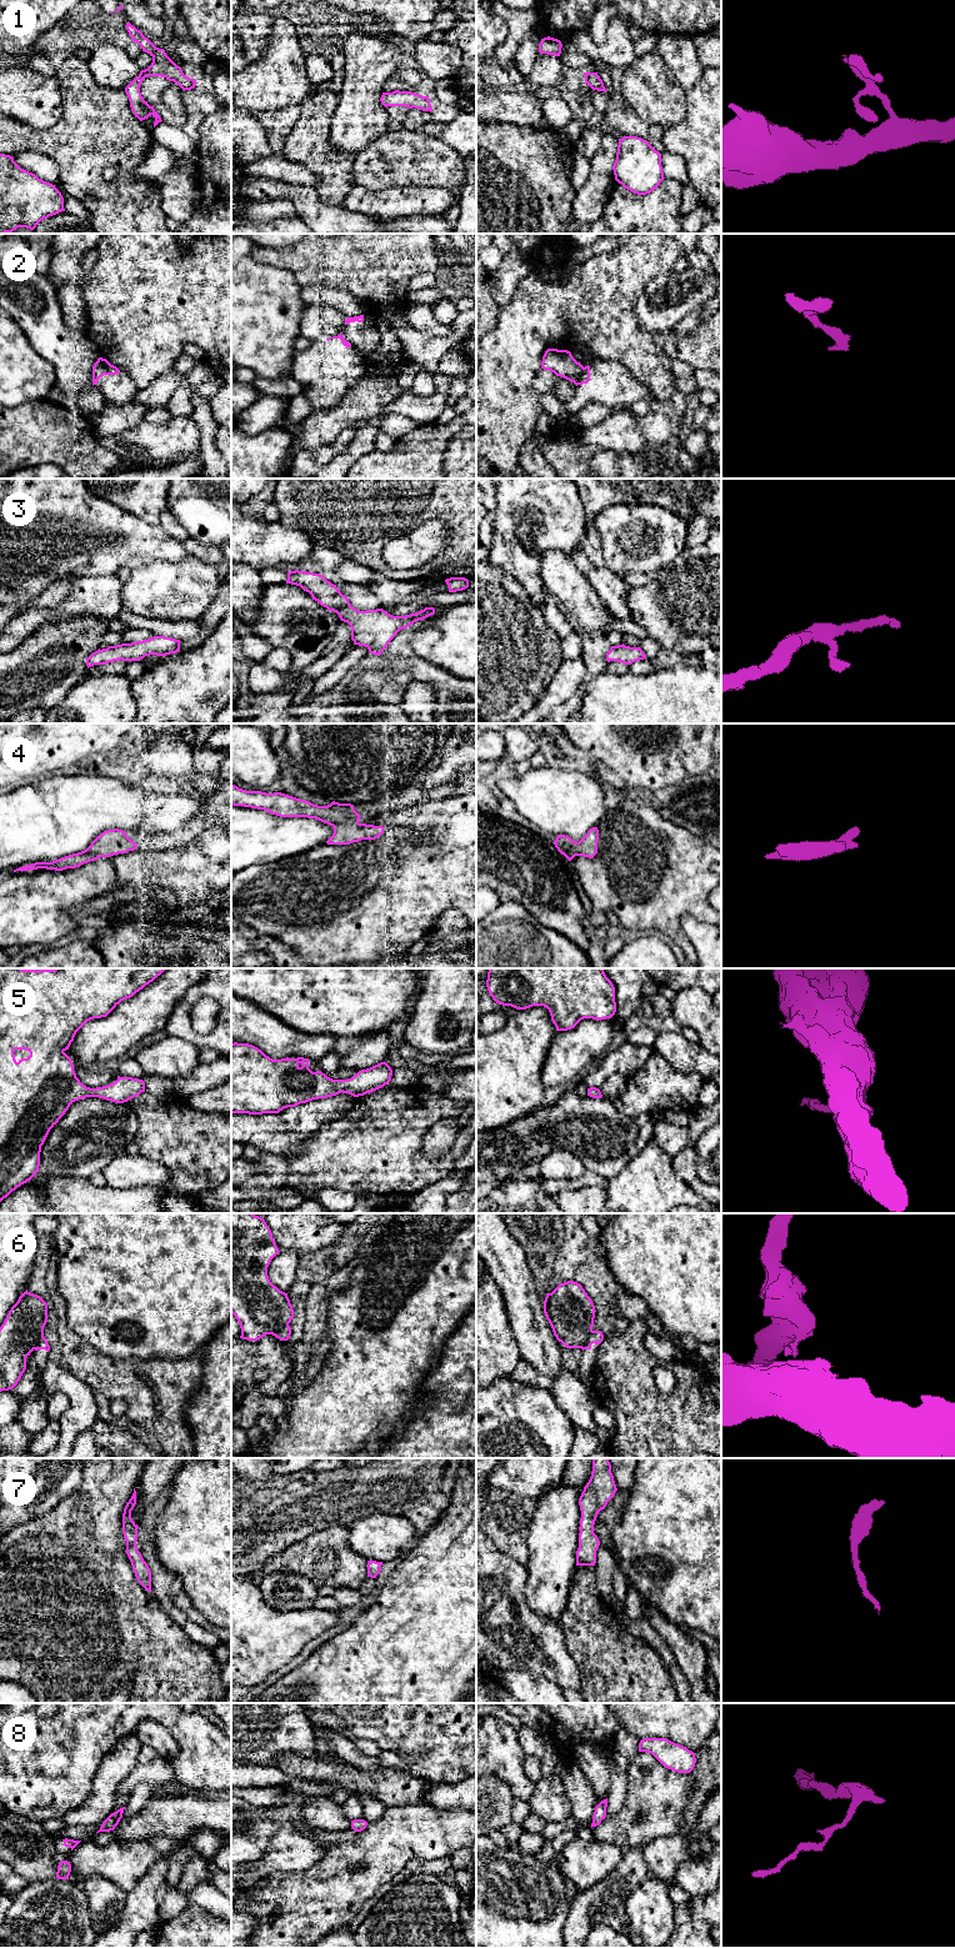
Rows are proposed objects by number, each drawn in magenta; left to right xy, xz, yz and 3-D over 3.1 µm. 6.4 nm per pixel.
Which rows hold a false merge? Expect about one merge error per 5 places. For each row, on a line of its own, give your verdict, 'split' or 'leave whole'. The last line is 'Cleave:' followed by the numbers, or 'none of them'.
1: leave whole
2: split
3: leave whole
4: leave whole
5: leave whole
6: split
7: leave whole
8: leave whole
Cleave: 2, 6

